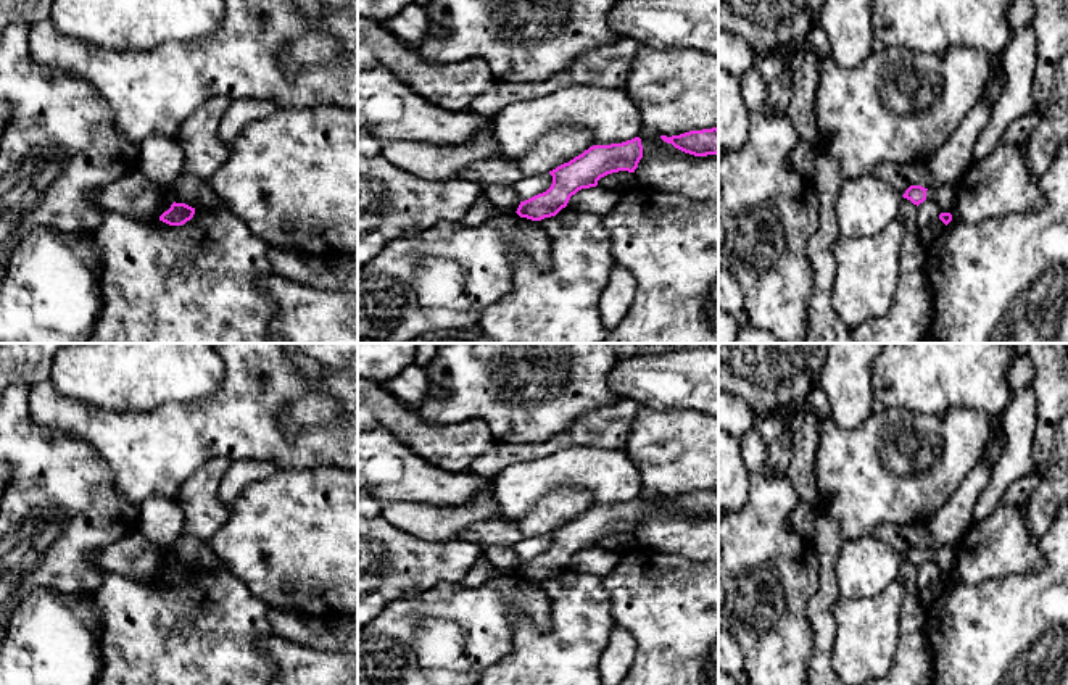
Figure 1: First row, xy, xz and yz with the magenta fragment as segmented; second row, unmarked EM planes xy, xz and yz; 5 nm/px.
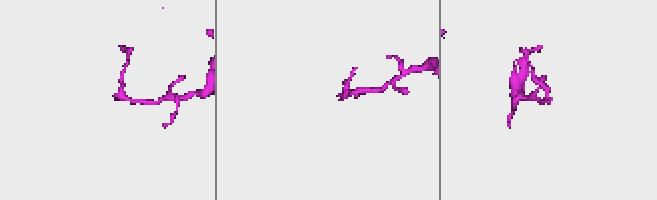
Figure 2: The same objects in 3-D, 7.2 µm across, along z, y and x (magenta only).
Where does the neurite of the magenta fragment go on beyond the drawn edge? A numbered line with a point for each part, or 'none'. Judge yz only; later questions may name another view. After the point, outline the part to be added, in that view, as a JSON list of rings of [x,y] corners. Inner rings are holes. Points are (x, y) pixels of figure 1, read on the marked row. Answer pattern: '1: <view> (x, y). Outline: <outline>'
1: yz (944, 197). Outline: [[[942,185],[938,189],[928,187],[926,198],[938,203],[941,213],[950,213],[955,205],[955,187],[954,185]]]

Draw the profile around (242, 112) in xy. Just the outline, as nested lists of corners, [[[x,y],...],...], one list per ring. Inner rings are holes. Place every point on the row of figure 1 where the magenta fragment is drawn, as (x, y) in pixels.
[[[240,98],[232,100],[219,122],[217,137],[230,150],[242,129],[258,119],[263,119],[279,110],[272,100]]]

